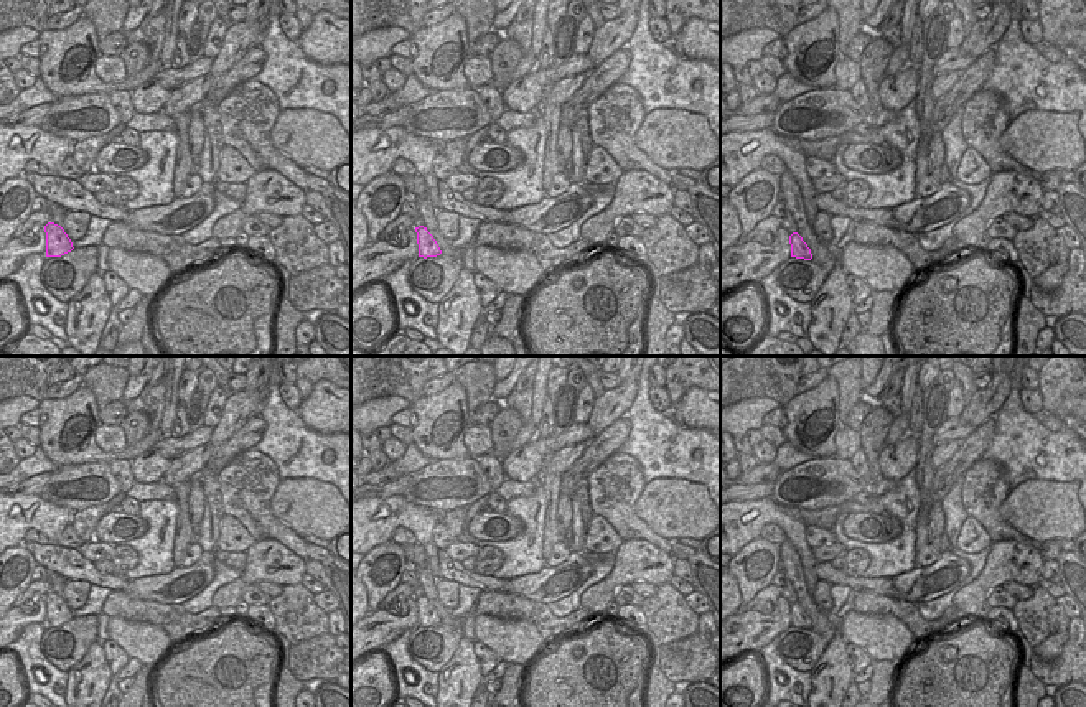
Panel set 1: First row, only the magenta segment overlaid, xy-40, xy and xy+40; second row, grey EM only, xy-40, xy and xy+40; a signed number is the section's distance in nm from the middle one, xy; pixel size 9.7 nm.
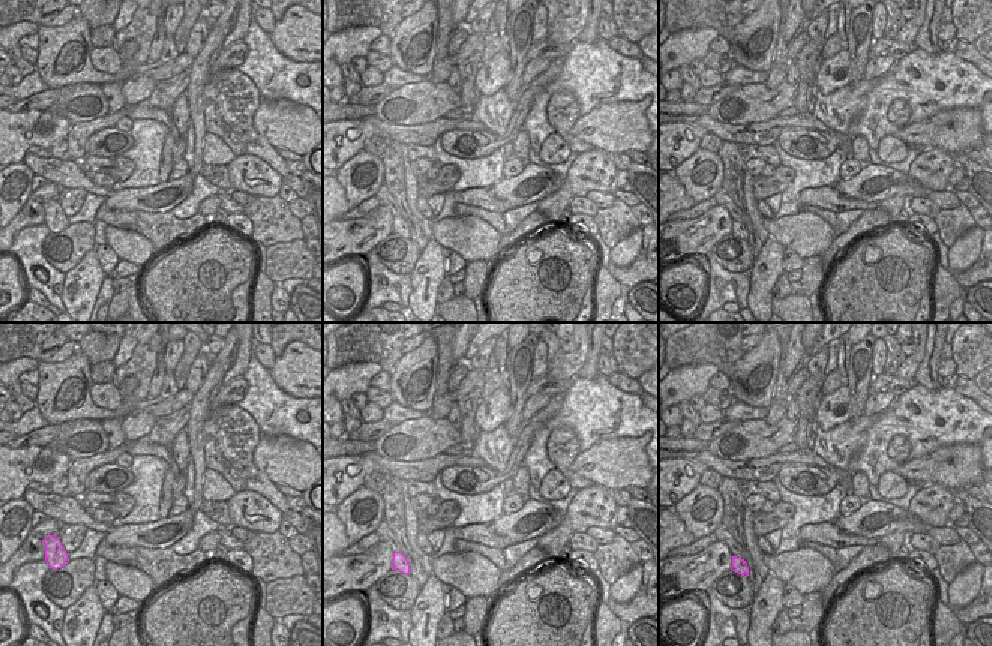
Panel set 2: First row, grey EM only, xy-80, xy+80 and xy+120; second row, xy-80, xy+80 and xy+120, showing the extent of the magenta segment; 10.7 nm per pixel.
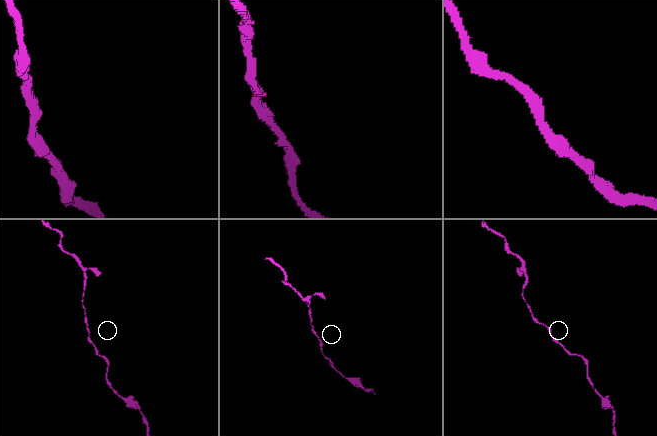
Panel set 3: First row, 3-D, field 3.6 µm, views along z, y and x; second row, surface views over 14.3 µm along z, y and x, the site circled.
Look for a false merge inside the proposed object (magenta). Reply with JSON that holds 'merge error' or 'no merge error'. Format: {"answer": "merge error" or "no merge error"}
{"answer": "no merge error"}

